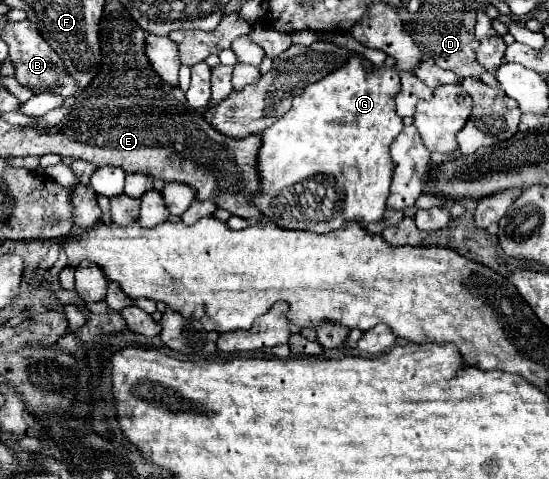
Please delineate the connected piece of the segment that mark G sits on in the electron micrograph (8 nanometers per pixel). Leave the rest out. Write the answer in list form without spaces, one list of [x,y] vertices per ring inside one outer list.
[[[353,56],[349,64],[327,74],[323,80],[305,86],[303,94],[293,98],[291,110],[271,128],[261,132],[263,142],[257,154],[259,192],[251,198],[253,206],[257,206],[267,220],[283,230],[309,230],[325,234],[341,230],[349,222],[357,222],[363,228],[379,222],[387,208],[385,200],[393,178],[389,146],[403,130],[401,116],[395,114],[393,96],[397,90],[399,78],[395,70],[381,66],[375,72],[367,72],[361,66],[361,56]]]

